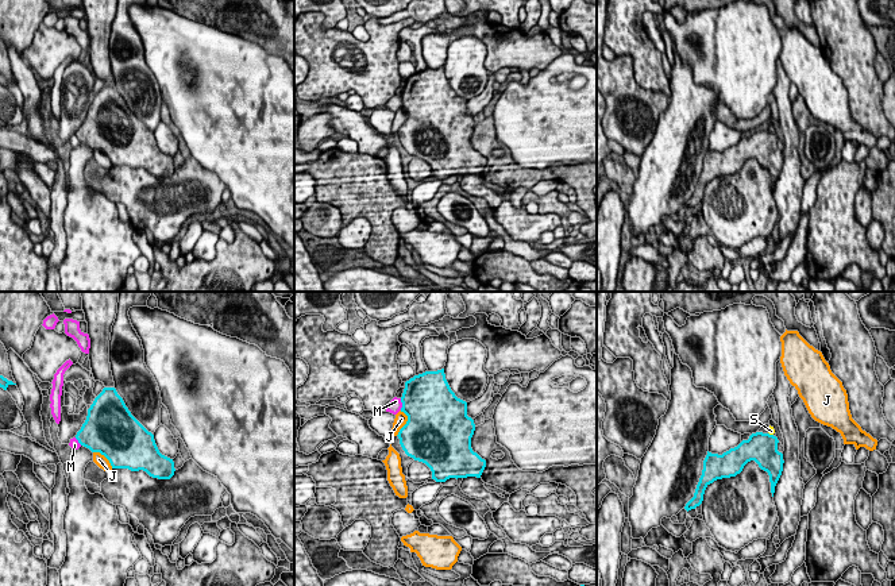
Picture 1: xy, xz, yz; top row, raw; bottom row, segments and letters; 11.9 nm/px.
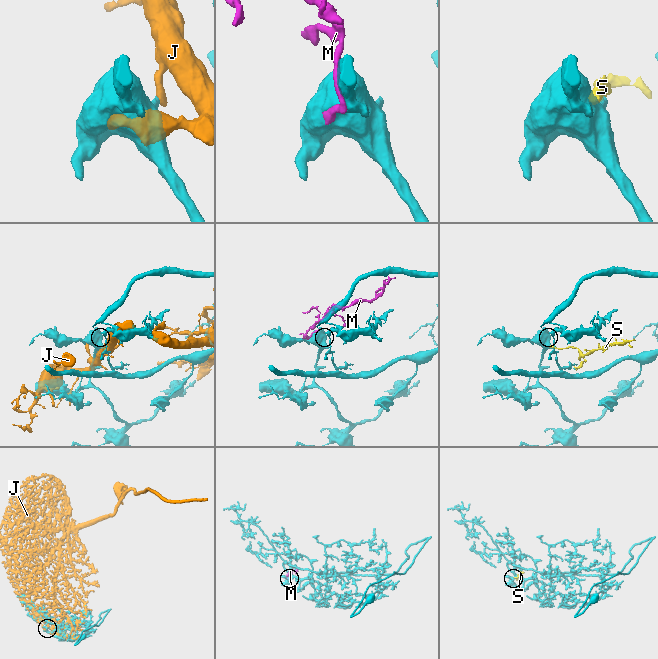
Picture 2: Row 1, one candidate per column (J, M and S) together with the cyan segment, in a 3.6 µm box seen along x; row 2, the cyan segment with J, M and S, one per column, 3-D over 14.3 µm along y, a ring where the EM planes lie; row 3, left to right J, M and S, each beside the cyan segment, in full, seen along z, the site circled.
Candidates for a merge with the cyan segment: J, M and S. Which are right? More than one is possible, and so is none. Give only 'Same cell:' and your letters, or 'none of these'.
Same cell: none of these

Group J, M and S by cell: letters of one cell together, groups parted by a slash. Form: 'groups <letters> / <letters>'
groups J / M / S

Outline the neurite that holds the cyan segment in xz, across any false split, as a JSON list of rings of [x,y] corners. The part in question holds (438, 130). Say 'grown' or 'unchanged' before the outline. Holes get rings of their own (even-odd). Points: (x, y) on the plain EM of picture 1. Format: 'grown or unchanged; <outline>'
unchanged; [[[444,66],[406,78],[401,100],[408,119],[397,134],[408,154],[425,161],[436,180],[481,176],[486,158],[471,146],[475,122],[467,113],[467,100],[451,88]]]

